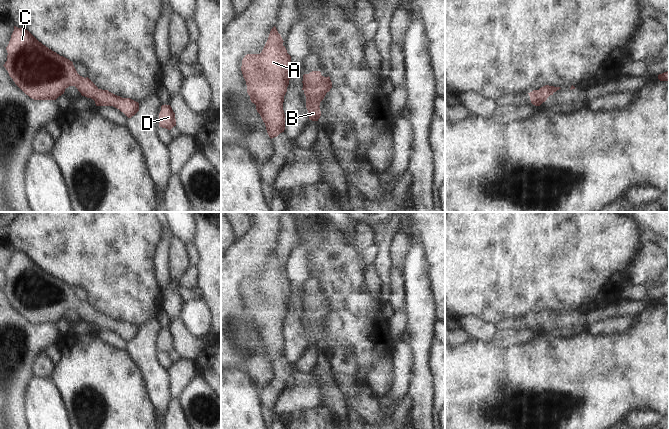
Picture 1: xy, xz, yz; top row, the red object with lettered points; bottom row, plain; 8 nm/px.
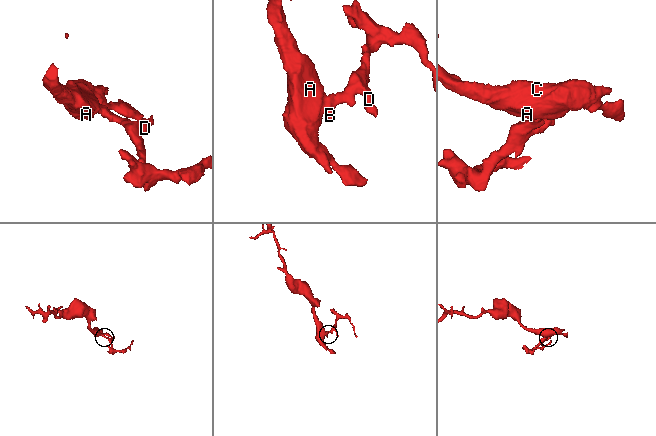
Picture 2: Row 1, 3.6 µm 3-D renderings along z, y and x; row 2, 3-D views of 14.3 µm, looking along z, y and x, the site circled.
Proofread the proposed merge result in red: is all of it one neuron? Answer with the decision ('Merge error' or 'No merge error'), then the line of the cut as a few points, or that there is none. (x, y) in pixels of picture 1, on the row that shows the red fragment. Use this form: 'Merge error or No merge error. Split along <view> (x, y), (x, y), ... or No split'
No merge error. No split.

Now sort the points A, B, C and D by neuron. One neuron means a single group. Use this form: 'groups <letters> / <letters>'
groups A B C D

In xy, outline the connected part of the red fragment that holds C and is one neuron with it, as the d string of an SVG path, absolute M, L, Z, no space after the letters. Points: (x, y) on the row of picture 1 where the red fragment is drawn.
M14 26L7 50L7 61L3 65L15 84L34 100L56 100L69 86L75 86L82 96L91 98L96 106L113 106L131 118L139 111L139 103L117 96L108 90L99 89L88 77L80 76L73 62L52 51L39 42L25 28Z

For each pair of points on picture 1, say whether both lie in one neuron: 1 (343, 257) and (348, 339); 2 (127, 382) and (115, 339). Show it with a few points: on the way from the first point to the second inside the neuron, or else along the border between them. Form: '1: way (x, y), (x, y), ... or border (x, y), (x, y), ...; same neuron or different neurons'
1: way (344, 277), (344, 286), (348, 293), (348, 319); same neuron
2: border (98, 333), (107, 342), (126, 350); different neurons

